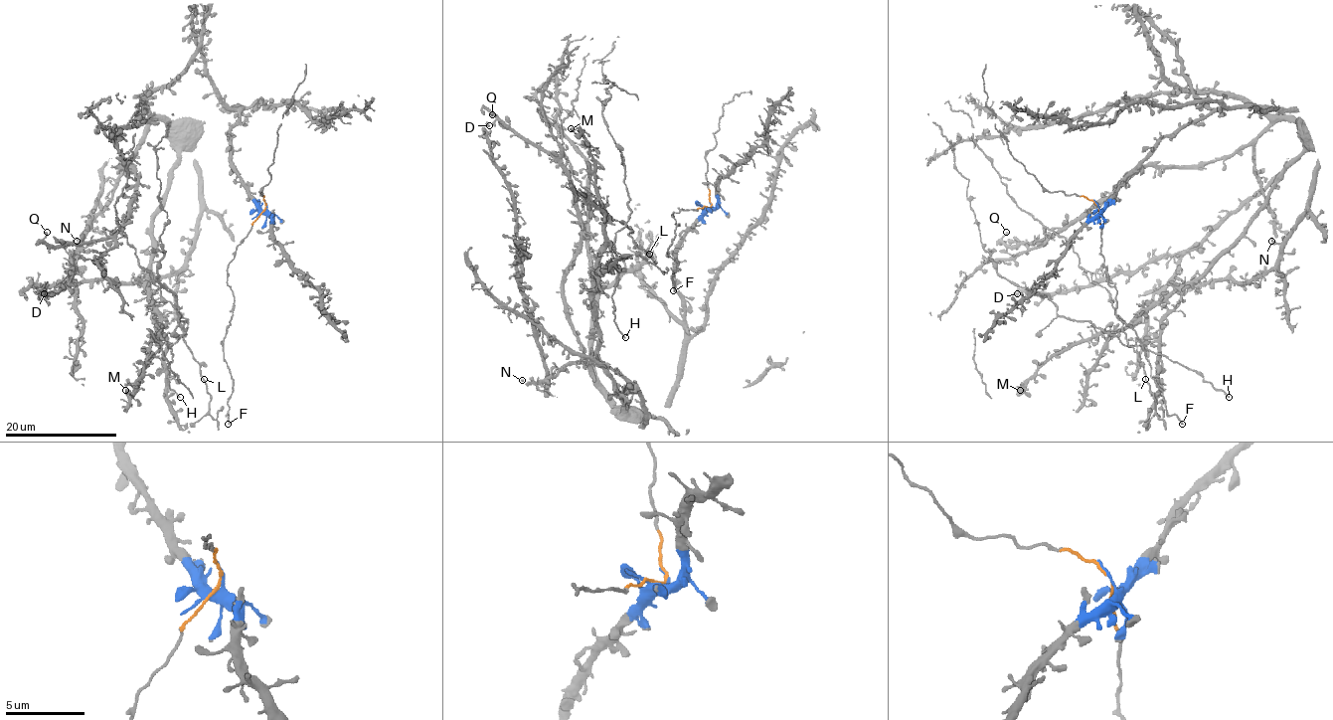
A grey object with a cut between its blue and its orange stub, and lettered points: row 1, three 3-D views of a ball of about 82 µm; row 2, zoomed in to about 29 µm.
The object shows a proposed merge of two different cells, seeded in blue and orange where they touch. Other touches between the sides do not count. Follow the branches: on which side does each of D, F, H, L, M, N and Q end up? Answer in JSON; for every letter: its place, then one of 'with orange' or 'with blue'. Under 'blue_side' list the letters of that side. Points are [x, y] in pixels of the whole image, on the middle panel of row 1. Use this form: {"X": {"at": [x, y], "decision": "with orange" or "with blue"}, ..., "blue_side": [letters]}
{"D": {"at": [489, 125], "decision": "with blue"}, "F": {"at": [673, 290], "decision": "with orange"}, "H": {"at": [625, 337], "decision": "with blue"}, "L": {"at": [649, 254], "decision": "with blue"}, "M": {"at": [571, 128], "decision": "with blue"}, "N": {"at": [522, 380], "decision": "with blue"}, "Q": {"at": [492, 114], "decision": "with blue"}, "blue_side": ["D", "H", "L", "M", "N", "Q"]}

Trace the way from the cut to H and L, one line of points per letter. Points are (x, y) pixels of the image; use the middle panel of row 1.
H: (712, 207), (681, 322), (648, 249), (598, 299), (594, 378), (568, 161), (633, 231), (624, 337)
L: (712, 207), (676, 251), (681, 322), (648, 249), (599, 295), (620, 413), (592, 295), (648, 254)

